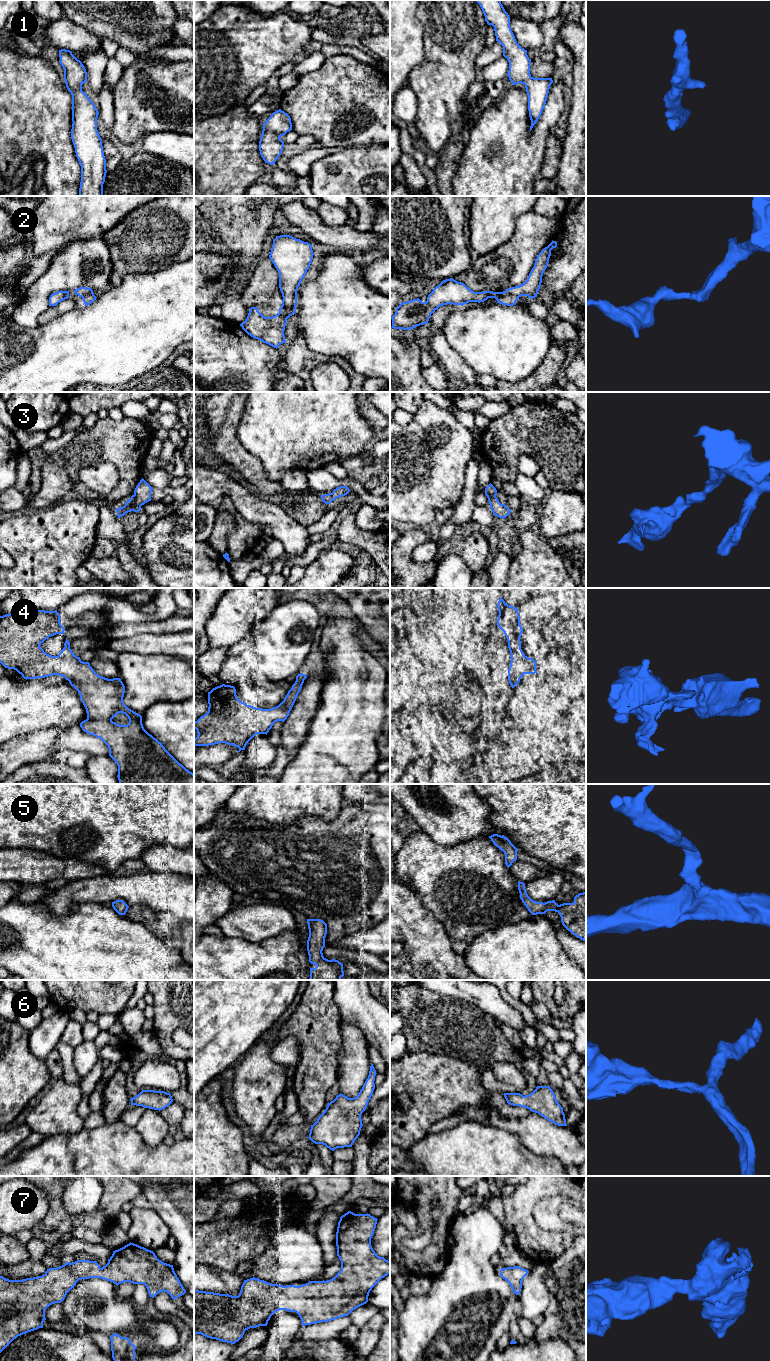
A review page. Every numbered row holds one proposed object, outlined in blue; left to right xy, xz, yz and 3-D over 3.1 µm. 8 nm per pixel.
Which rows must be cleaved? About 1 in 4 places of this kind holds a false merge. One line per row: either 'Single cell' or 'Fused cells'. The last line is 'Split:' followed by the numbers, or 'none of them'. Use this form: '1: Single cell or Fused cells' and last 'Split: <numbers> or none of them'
1: Single cell
2: Fused cells
3: Single cell
4: Single cell
5: Single cell
6: Single cell
7: Single cell
Split: 2

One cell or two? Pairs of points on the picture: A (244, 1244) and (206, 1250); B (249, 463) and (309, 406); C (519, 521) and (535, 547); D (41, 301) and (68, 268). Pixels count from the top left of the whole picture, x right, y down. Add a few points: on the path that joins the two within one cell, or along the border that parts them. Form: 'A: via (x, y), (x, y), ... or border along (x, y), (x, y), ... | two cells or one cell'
A: via (235, 1244), (215, 1244) | one cell
B: border along (239, 441), (248, 452), (261, 462), (267, 478) | two cells
C: border along (530, 528), (523, 529), (517, 533) | two cells
D: via (43, 293), (60, 276) | one cell

